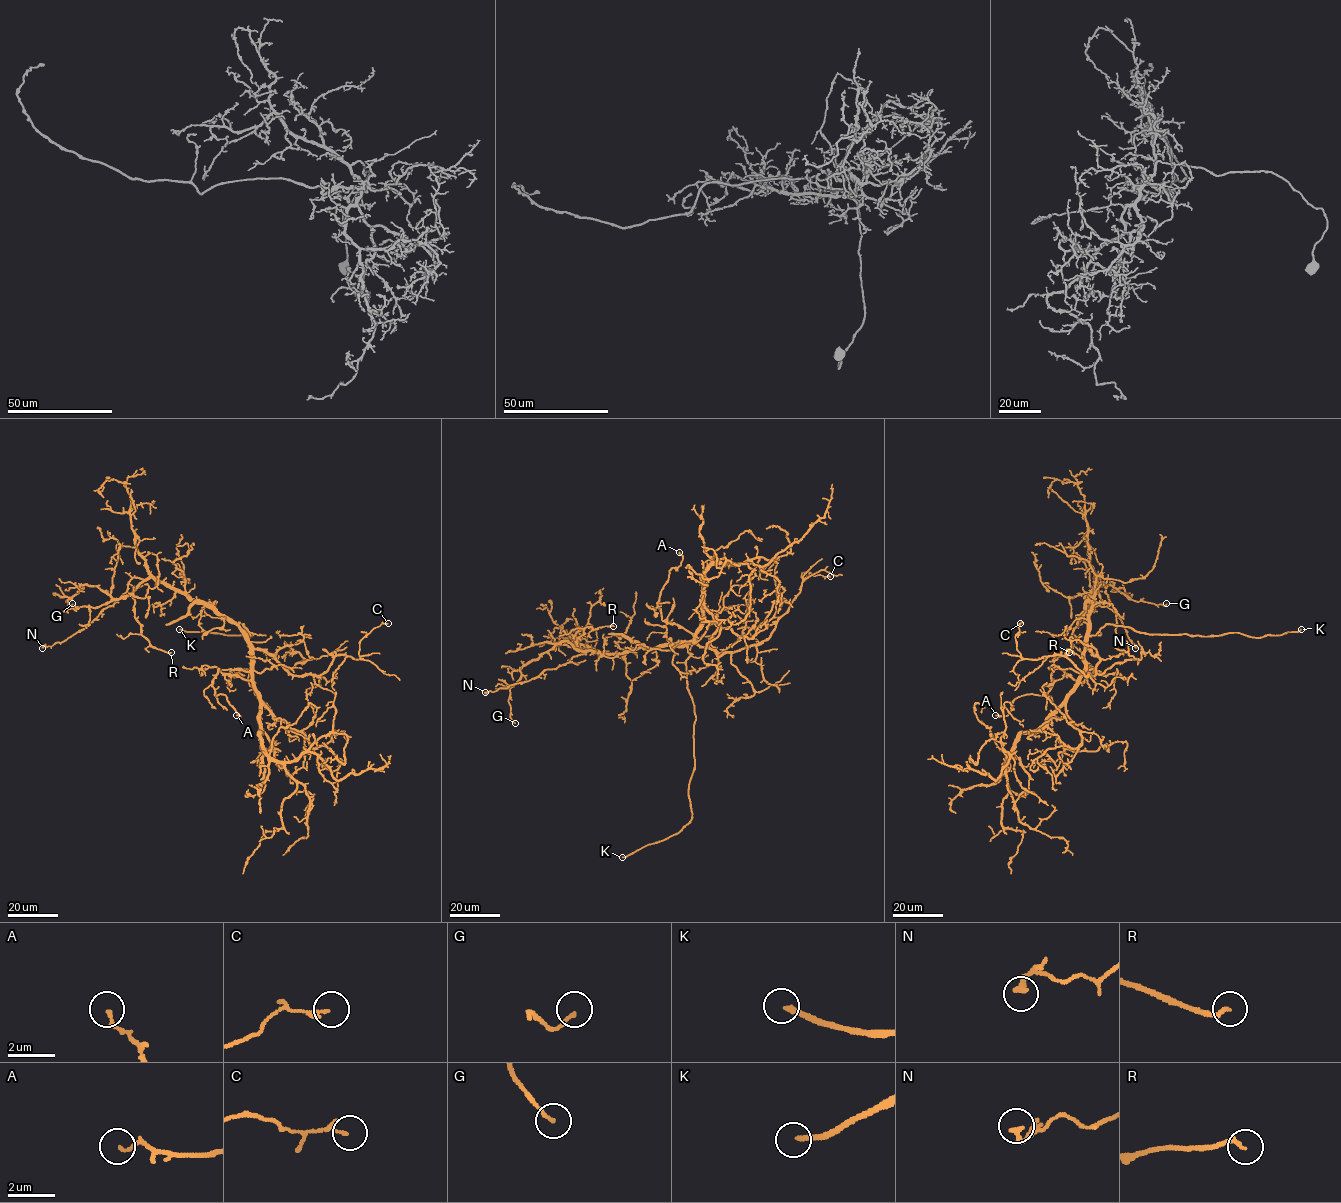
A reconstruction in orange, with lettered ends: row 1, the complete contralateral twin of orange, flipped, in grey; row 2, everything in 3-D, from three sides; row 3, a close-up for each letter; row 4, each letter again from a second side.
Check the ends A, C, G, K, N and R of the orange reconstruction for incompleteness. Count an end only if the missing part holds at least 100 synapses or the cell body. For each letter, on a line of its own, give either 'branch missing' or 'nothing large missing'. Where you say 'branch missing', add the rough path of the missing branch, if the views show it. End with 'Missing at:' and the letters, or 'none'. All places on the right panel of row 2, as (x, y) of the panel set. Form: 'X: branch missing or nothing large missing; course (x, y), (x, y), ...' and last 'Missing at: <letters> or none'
A: nothing large missing
C: nothing large missing
G: nothing large missing
K: branch missing
N: nothing large missing
R: nothing large missing
Missing at: K

